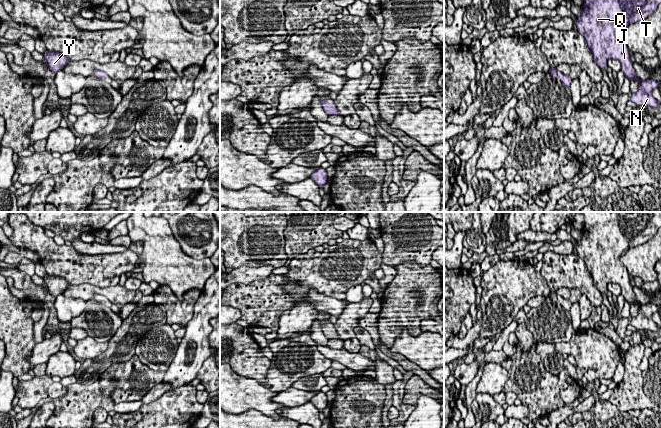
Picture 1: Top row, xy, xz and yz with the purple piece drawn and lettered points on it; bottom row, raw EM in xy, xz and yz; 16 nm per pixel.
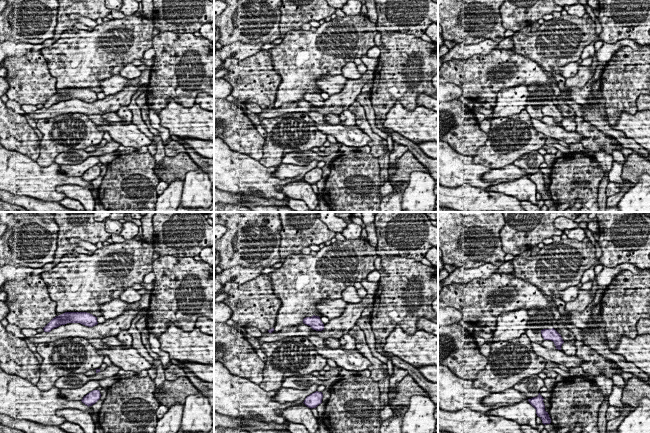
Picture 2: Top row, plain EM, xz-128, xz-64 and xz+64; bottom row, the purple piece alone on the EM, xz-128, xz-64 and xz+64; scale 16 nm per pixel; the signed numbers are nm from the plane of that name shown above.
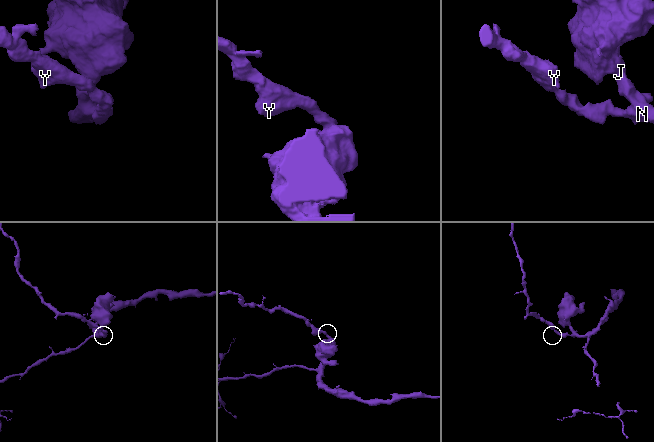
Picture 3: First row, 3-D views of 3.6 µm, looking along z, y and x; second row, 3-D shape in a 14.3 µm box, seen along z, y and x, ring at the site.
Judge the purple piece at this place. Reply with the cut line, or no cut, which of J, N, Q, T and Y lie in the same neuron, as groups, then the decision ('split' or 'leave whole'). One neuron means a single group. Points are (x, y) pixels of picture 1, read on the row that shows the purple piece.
cut none; groups J N Q T Y; leave whole

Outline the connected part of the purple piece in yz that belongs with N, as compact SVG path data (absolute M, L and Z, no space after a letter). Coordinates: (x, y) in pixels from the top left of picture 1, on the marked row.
M584 0L582 14L576 22L601 70L607 68L609 59L618 60L624 75L630 81L639 83L638 90L632 93L629 100L651 109L660 106L652 96L658 82L650 78L643 81L636 76L629 49L620 33L629 24L653 14L659 4L661 0Z

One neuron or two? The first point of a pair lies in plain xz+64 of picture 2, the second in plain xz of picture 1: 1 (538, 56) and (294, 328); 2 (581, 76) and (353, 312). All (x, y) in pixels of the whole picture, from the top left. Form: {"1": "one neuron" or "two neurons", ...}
{"1": "one neuron", "2": "one neuron"}

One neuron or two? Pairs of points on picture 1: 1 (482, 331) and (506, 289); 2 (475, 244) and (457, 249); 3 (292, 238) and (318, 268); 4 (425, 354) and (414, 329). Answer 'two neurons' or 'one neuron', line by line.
1: one neuron
2: two neurons
3: two neurons
4: two neurons

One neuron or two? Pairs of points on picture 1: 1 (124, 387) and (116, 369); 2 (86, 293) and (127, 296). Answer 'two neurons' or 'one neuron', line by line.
1: one neuron
2: one neuron

